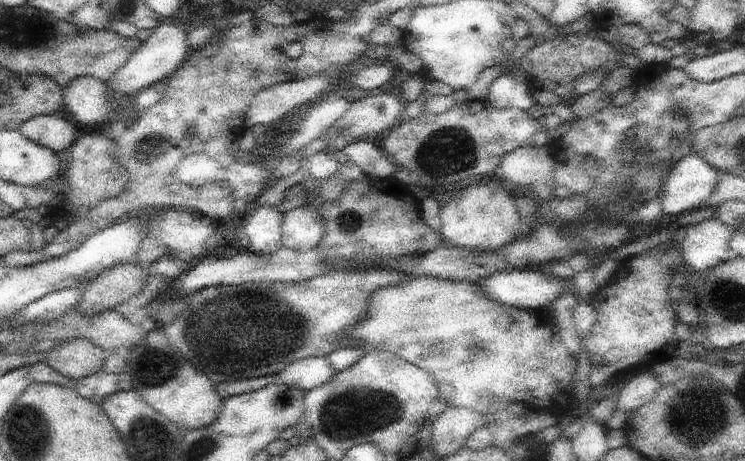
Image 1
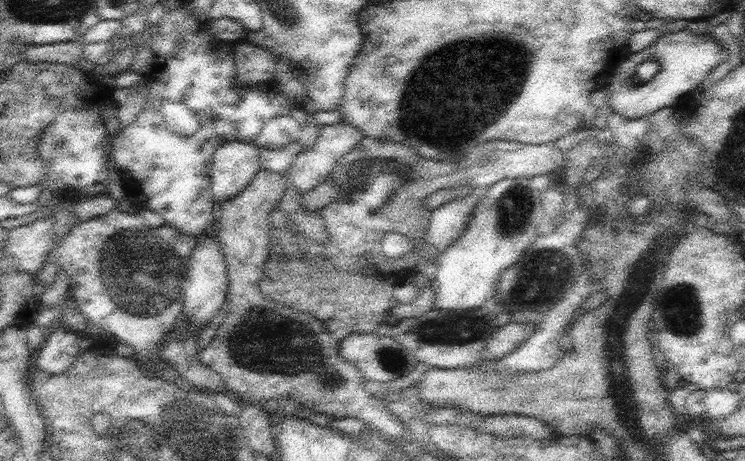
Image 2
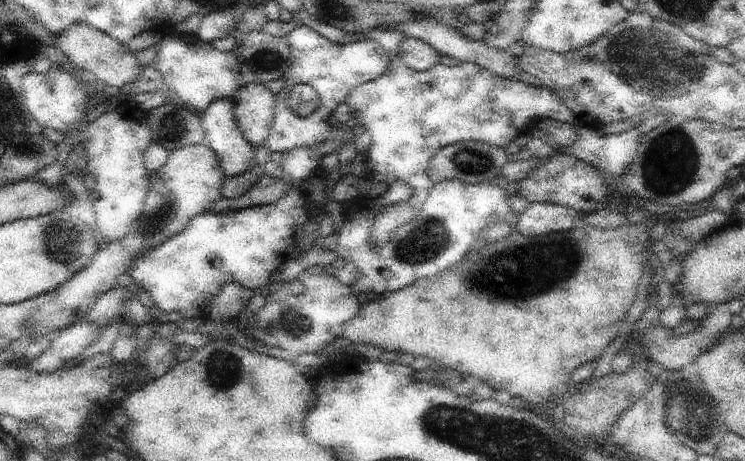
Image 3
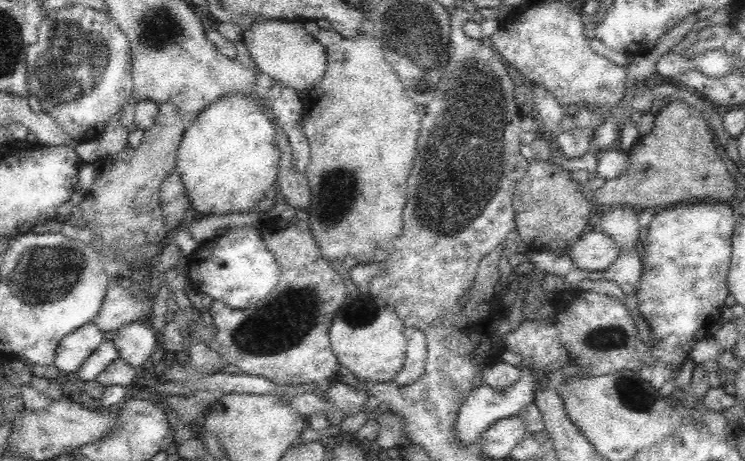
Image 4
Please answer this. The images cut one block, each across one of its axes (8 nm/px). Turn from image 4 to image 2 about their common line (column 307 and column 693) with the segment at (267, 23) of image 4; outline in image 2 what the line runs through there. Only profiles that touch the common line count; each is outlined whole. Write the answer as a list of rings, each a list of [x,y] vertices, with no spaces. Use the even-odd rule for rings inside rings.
[[[688,27],[677,32],[663,32],[660,38],[640,52],[631,53],[627,60],[619,65],[616,72],[607,84],[606,90],[610,93],[610,100],[606,113],[616,112],[628,119],[648,116],[668,106],[679,105],[680,99],[687,93],[695,90],[704,83],[718,64],[723,64],[728,59],[728,49],[724,47],[729,39],[714,38],[714,28],[707,27],[704,33],[694,33]]]

